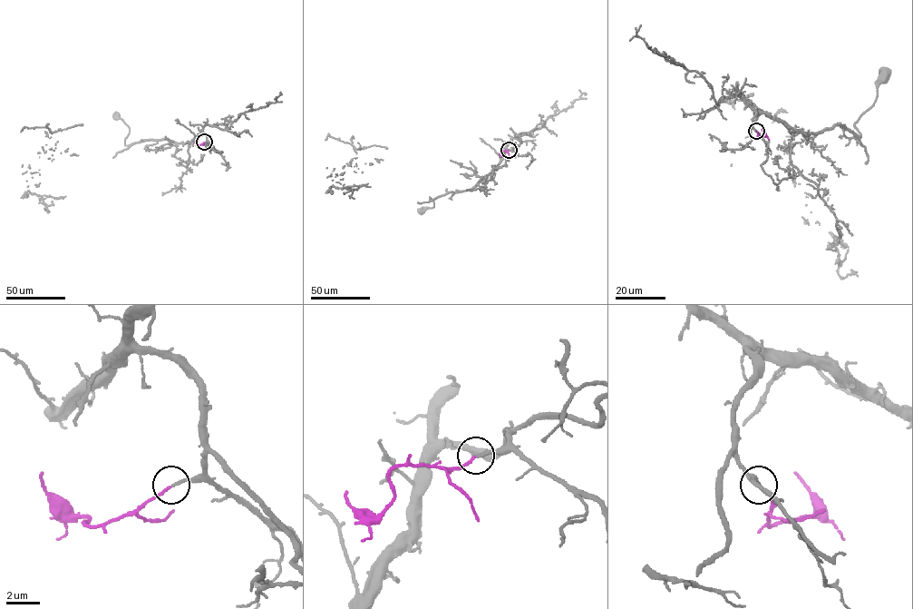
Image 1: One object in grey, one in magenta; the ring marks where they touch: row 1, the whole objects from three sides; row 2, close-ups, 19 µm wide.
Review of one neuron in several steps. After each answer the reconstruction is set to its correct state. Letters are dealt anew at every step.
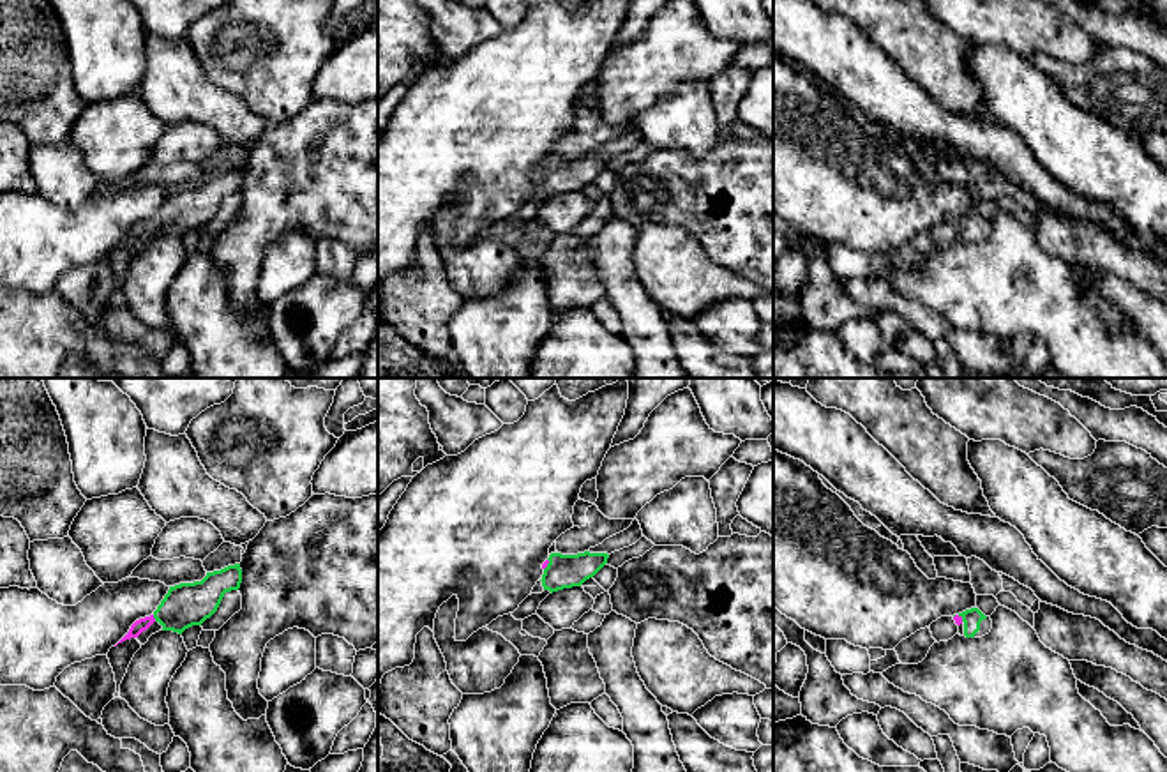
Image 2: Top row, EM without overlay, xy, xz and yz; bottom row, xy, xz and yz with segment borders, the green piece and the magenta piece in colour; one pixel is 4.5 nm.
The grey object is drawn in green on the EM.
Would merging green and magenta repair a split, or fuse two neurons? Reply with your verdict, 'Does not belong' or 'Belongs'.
Belongs

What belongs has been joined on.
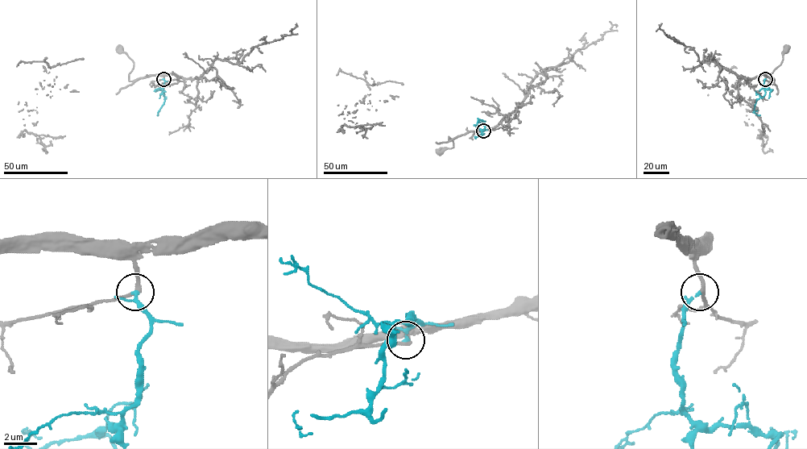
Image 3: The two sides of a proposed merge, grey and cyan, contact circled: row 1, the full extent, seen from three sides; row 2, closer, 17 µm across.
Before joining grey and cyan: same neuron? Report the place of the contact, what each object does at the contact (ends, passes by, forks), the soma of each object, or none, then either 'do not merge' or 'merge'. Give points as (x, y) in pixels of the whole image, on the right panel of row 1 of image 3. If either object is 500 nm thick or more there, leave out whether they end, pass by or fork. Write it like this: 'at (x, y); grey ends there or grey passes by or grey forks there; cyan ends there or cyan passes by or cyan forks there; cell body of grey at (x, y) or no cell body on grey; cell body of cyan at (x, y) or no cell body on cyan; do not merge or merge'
at (765, 79); grey passes by; cyan passes by; cell body of grey at (786, 50); no cell body on cyan; merge

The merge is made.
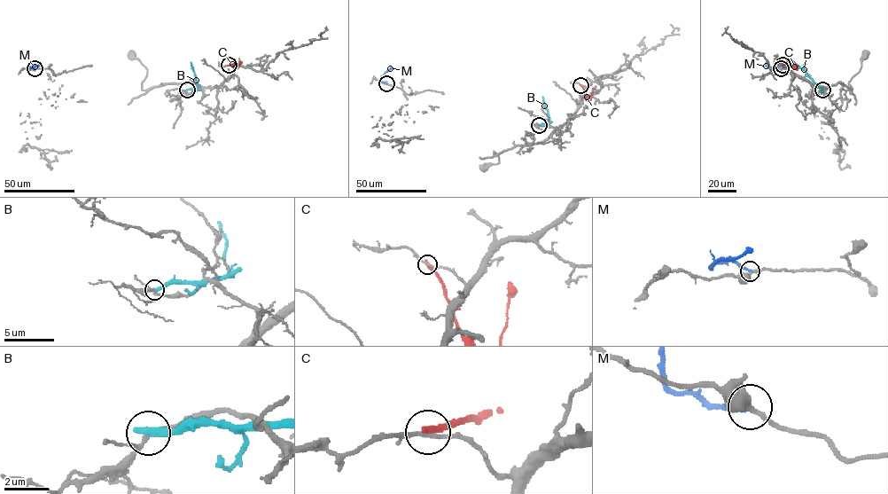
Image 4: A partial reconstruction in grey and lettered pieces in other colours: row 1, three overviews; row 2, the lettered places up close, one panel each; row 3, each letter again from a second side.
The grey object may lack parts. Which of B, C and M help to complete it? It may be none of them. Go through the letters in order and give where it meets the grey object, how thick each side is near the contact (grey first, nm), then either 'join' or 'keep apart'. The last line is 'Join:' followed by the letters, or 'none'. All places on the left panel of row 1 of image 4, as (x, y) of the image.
B: contact (187, 90); calibres 150 and 380 nm; keep apart
C: contact (229, 65); calibres 140 and 320 nm; keep apart
M: contact (35, 68); calibres 400 and 200 nm; keep apart
Join: none

